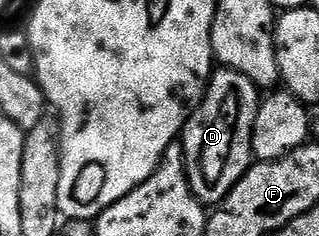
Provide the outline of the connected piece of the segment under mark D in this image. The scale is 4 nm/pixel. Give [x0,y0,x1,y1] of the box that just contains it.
[180,66,262,204]

